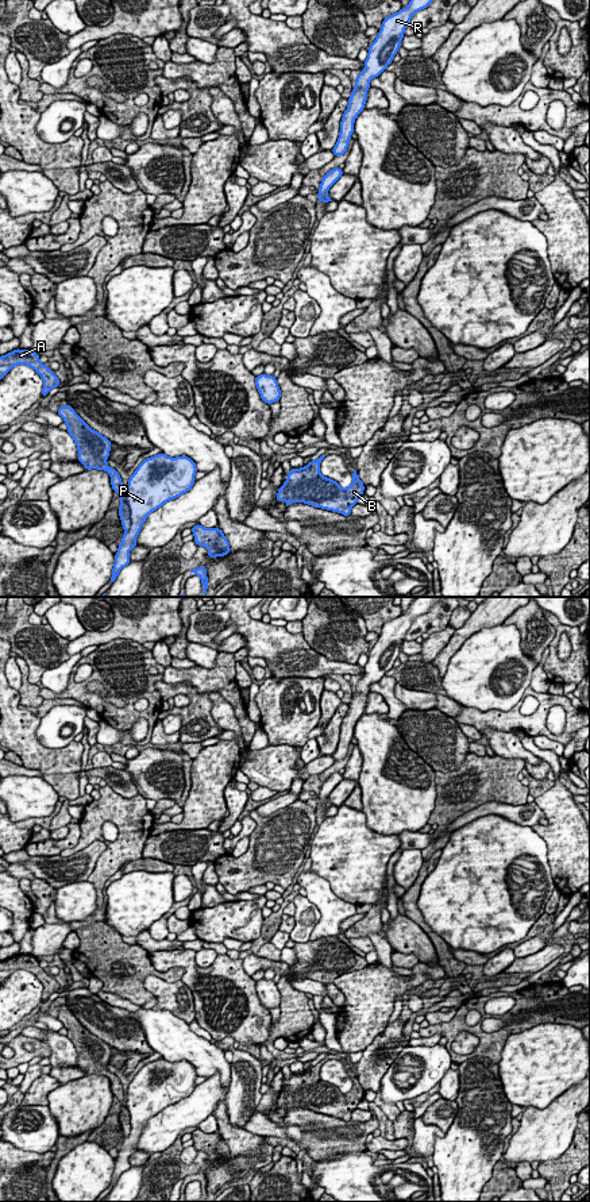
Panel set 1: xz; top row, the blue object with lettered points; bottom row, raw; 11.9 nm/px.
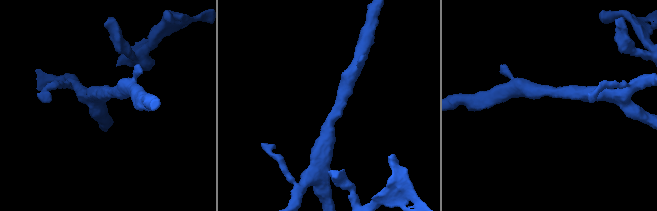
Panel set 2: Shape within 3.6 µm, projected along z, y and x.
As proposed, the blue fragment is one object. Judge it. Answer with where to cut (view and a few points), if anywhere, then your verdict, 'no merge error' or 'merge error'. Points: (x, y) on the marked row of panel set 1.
cut xz (124, 490), (130, 517), (130, 528), (126, 532); merge error

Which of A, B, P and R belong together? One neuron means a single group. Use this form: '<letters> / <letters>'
A B / P R

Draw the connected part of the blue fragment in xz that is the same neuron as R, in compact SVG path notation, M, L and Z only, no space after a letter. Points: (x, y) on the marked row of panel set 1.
M410 0L405 8L383 19L378 36L367 49L369 54L363 62L365 68L358 74L355 88L348 97L348 105L340 122L339 138L331 150L335 157L343 155L348 149L348 142L354 134L355 119L365 109L367 90L371 88L370 81L378 77L386 70L386 66L393 62L412 16L425 9L432 1L433 0Z

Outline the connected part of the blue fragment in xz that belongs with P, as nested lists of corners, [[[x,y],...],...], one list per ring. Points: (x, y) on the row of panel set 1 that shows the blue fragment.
[[[165,452],[144,459],[130,477],[126,502],[130,506],[131,527],[124,532],[115,554],[111,581],[131,559],[130,551],[136,547],[136,538],[147,516],[165,502],[189,492],[194,485],[196,462],[189,456],[167,456]]]

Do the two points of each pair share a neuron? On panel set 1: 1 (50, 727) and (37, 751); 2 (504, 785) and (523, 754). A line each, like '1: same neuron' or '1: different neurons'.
1: different neurons
2: different neurons

